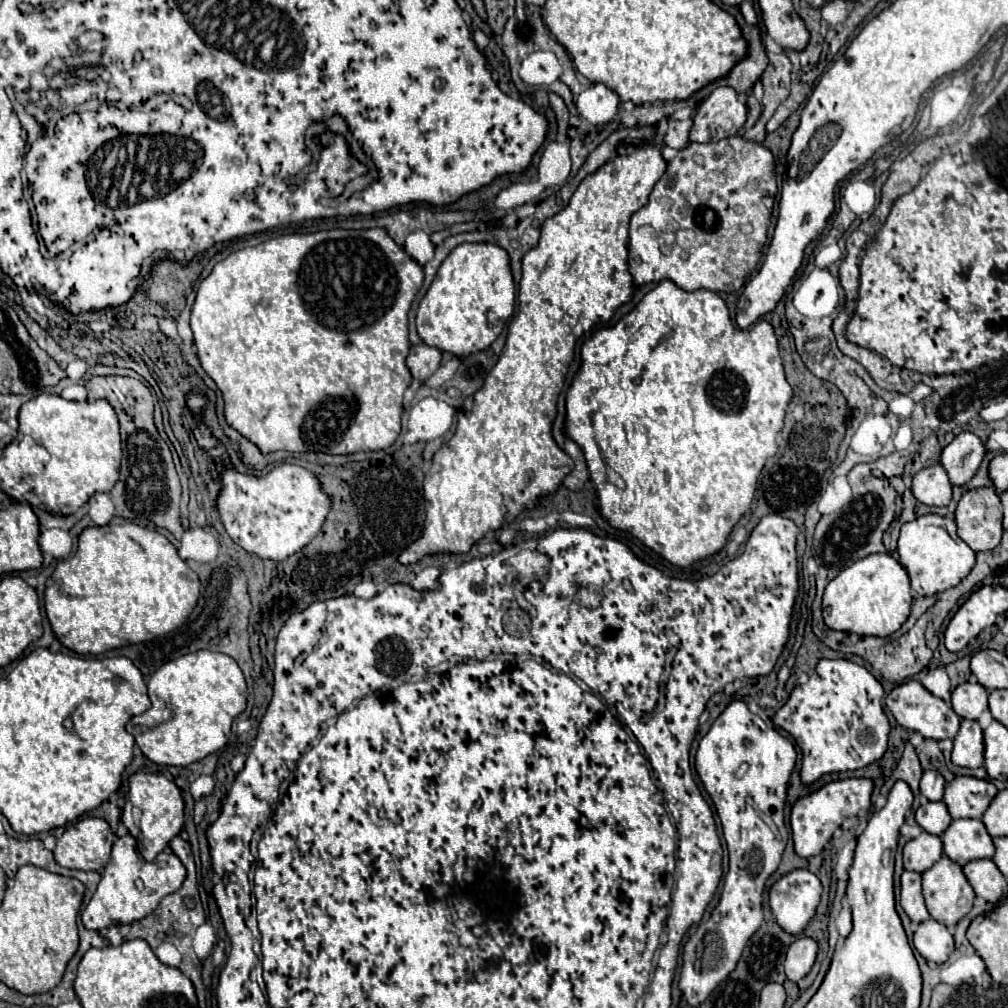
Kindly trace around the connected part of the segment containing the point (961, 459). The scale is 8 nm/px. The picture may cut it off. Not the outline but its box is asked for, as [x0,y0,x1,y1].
[940,432,986,486]

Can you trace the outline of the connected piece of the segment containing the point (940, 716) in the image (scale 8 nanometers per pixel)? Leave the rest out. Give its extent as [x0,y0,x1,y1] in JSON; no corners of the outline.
[886,680,960,740]

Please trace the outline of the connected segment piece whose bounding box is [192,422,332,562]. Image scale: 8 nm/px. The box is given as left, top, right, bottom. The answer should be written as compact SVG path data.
M198 422L192 434L198 448L222 462L216 506L222 524L234 544L260 558L270 558L276 562L286 560L288 556L310 544L310 540L320 532L332 506L330 496L322 490L322 482L314 472L298 464L280 464L264 476L240 474L230 462L224 444L212 434L212 430L204 422Z

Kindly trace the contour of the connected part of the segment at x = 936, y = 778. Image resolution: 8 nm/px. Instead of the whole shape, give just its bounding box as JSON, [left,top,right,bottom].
[920,770,944,802]

